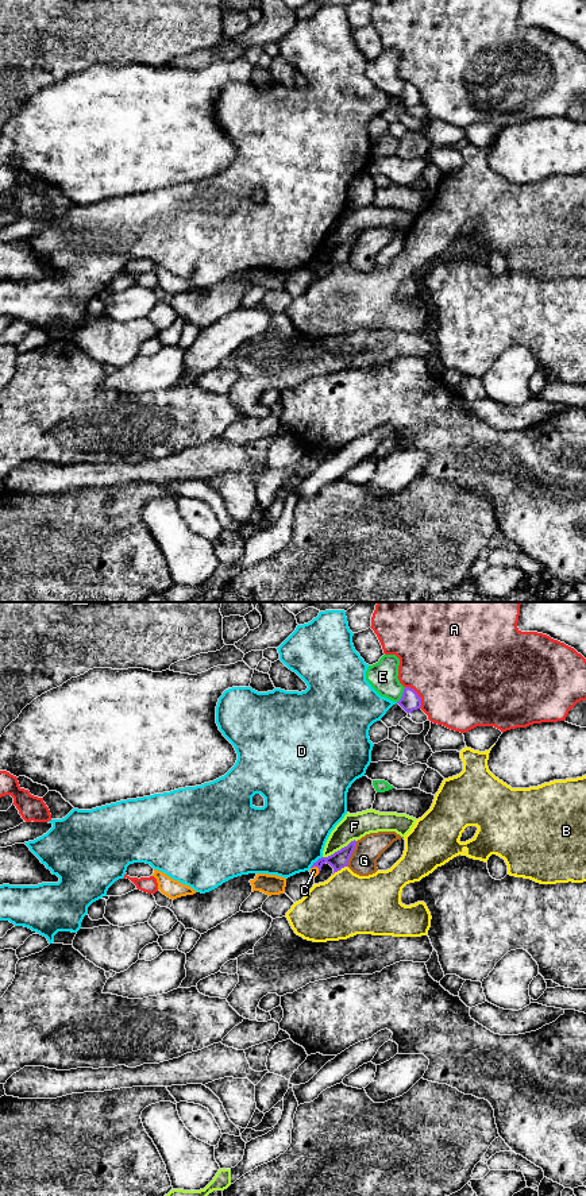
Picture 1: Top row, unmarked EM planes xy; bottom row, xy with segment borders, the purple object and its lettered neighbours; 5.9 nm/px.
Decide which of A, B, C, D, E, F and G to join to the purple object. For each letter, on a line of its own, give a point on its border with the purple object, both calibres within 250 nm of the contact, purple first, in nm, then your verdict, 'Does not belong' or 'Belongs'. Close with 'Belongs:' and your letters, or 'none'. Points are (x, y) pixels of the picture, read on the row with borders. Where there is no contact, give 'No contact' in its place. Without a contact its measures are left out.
A: Touches purple at xy (417, 695). Thickness 120 nm (purple) against 480 nm. Does not belong
B: Touches purple at xy (339, 870). Thickness 100 nm (purple) against 380 nm. Does not belong
C: Touches purple at xy (316, 865). Thickness 100 nm (purple) against 50 nm. Does not belong
D: Touches purple at xy (316, 861). Thickness 100 nm (purple) against 460 nm. Does not belong
E: Touches purple at xy (403, 695). Thickness 120 nm (purple) against 170 nm. Does not belong
F: Touches purple at xy (340, 849). Thickness 100 nm (purple) against 160 nm. Does not belong
G: Touches purple at xy (351, 853). Thickness 100 nm (purple) against 160 nm. Does not belong
Belongs: none

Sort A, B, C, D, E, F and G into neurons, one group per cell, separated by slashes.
A / B / C / D / E / F / G

